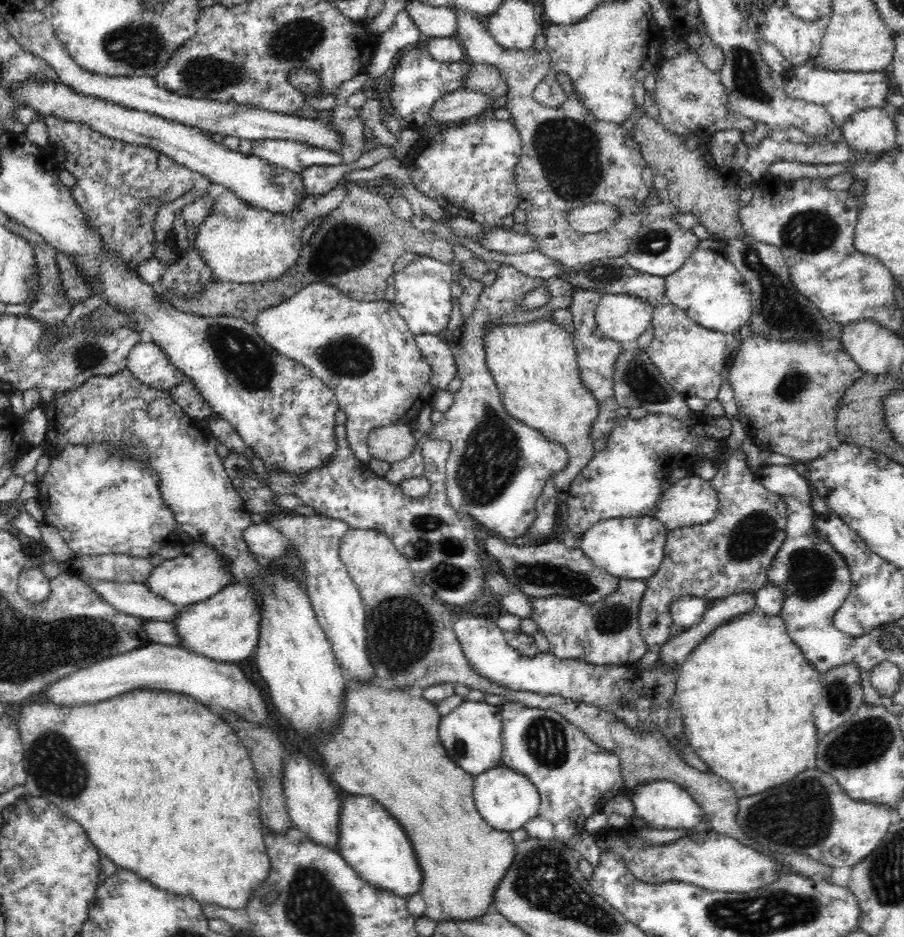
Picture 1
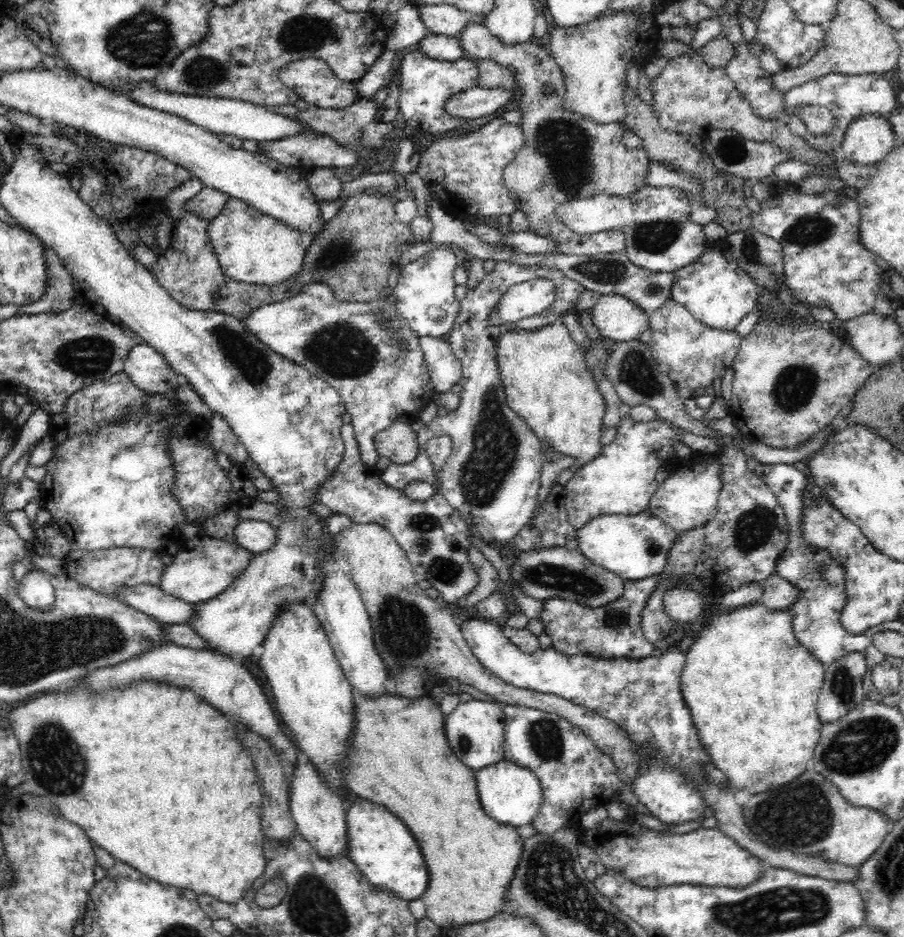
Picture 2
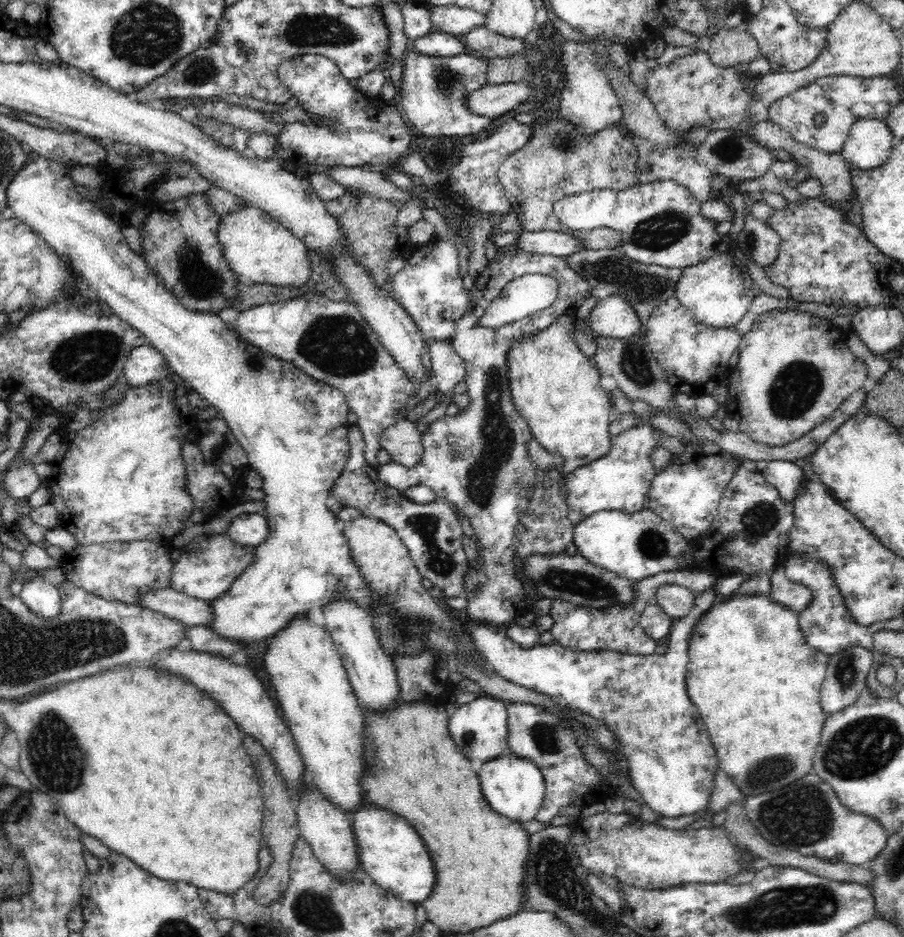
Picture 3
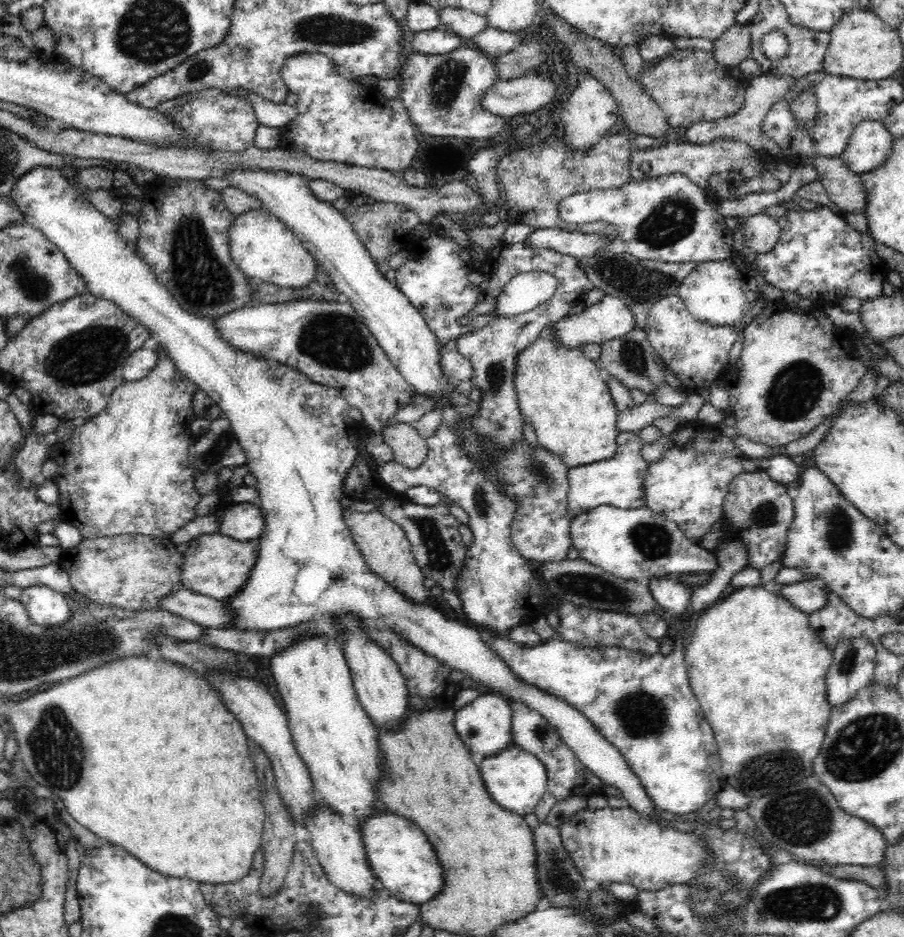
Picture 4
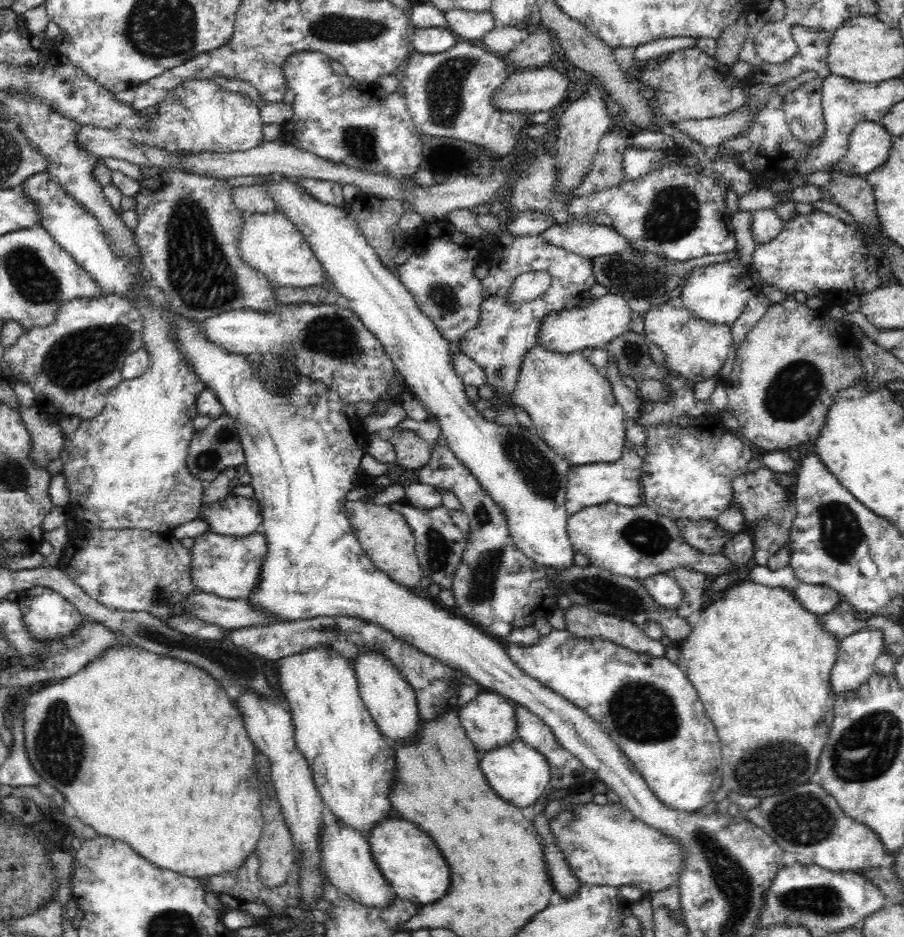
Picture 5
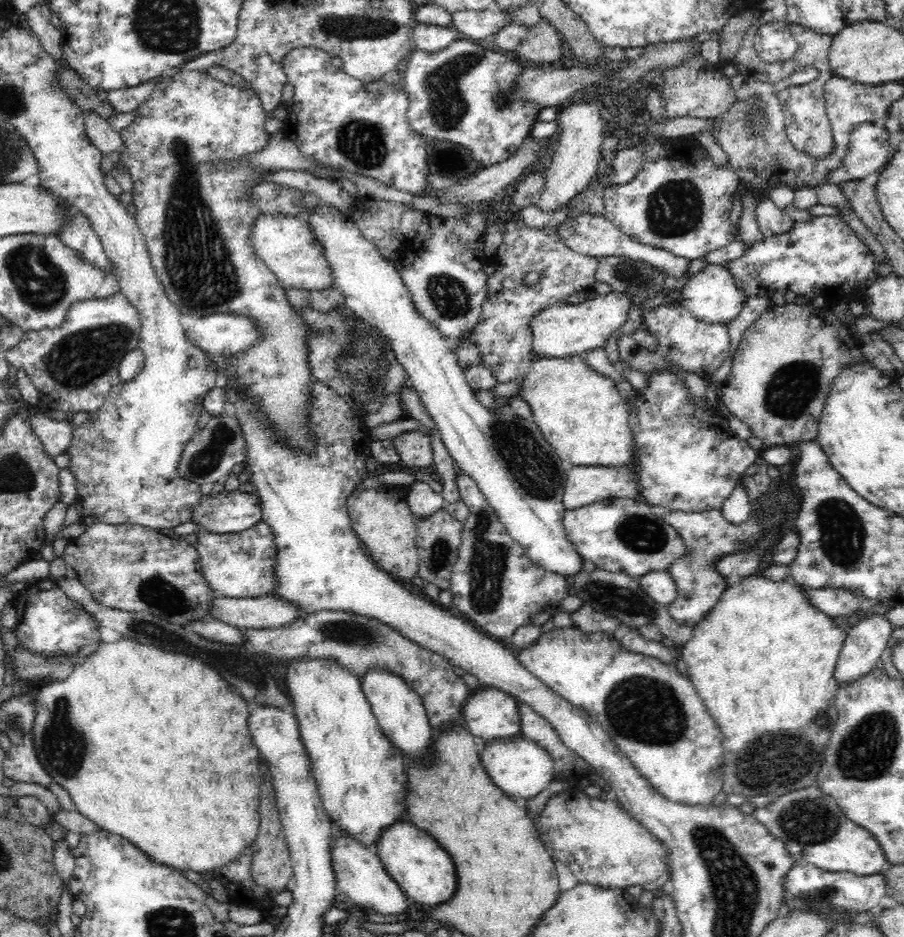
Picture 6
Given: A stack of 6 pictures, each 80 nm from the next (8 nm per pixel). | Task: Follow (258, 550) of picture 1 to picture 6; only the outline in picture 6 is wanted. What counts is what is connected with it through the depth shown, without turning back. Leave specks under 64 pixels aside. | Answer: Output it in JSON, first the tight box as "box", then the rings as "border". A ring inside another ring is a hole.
{"box":[189,491,263,534],"border":[[[205,491],[192,508],[189,518],[198,528],[216,534],[246,530],[262,519],[263,507],[257,492],[222,491],[210,495]]]}

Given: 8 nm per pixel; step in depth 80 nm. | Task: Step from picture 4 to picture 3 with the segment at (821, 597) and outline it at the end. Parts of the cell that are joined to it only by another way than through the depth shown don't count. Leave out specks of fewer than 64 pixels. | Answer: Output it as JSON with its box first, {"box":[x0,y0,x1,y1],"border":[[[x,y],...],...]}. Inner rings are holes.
{"box":[769,564,813,612],"border":[[[782,564],[778,565],[769,576],[771,589],[769,597],[774,602],[796,612],[811,605],[813,594],[809,588],[790,582]]]}

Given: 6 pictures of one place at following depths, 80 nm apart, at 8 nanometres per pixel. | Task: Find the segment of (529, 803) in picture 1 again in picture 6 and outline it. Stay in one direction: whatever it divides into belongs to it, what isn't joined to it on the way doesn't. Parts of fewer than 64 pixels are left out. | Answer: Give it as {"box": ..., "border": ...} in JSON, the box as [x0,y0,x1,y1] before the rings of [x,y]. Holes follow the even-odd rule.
{"box":[481,735,554,803],"border":[[[510,735],[489,739],[481,752],[481,763],[487,775],[506,795],[526,803],[528,798],[540,794],[552,782],[554,761],[547,750],[523,735]]]}

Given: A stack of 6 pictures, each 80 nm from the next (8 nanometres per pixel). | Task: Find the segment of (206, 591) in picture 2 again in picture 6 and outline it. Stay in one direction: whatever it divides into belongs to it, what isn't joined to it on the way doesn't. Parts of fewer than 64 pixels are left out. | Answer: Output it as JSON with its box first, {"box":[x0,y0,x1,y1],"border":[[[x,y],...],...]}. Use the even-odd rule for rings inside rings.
{"box":[196,519,278,598],"border":[[[261,519],[246,530],[234,533],[216,534],[202,528],[197,530],[196,551],[202,562],[203,577],[220,596],[228,598],[258,598],[274,594],[278,573],[277,535],[270,523]]]}

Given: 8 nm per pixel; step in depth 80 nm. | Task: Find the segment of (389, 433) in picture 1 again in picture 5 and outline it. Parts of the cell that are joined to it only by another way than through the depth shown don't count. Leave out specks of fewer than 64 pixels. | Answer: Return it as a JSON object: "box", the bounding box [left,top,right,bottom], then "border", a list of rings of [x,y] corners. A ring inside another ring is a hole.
{"box":[389,427,431,470],"border":[[[397,427],[389,442],[394,446],[396,465],[416,470],[428,464],[431,447],[415,432]]]}

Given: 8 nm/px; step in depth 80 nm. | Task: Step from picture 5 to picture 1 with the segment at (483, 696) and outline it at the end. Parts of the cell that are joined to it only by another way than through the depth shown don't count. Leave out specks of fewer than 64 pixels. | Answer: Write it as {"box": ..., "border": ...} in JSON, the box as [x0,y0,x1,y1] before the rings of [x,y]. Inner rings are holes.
{"box":[439,700,502,777],"border":[[[464,700],[451,713],[441,718],[439,742],[462,770],[466,770],[468,774],[475,777],[485,770],[501,764],[502,727],[502,717],[498,705],[489,705],[485,701]]]}

